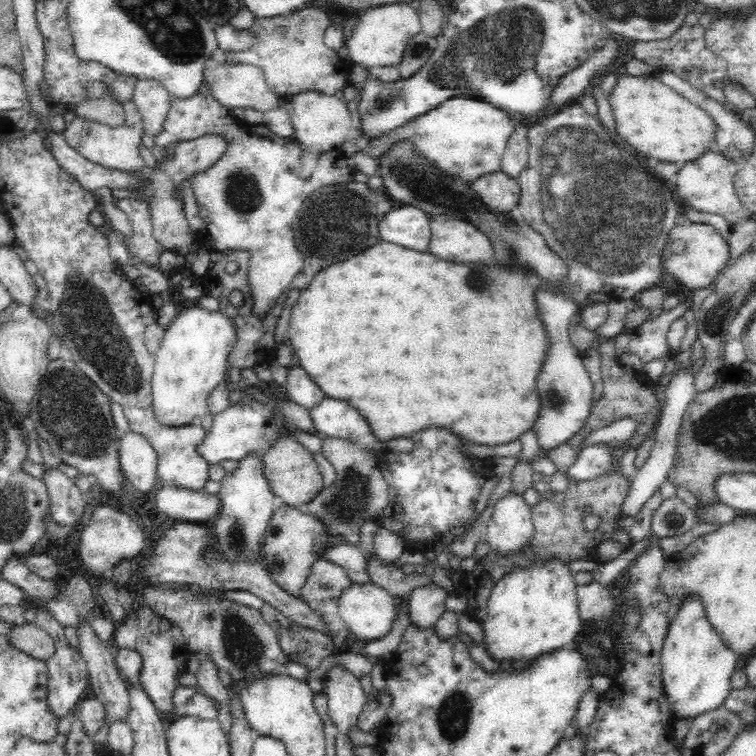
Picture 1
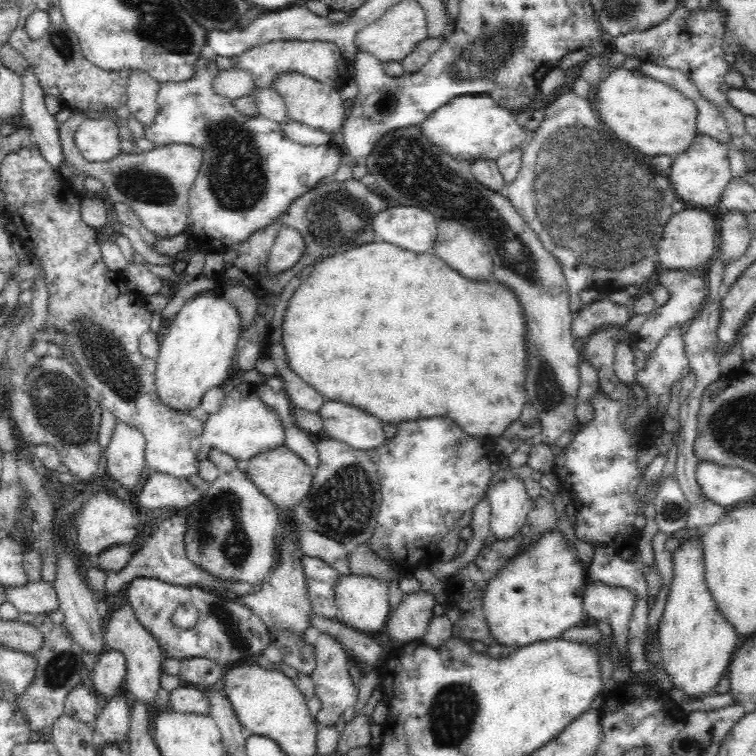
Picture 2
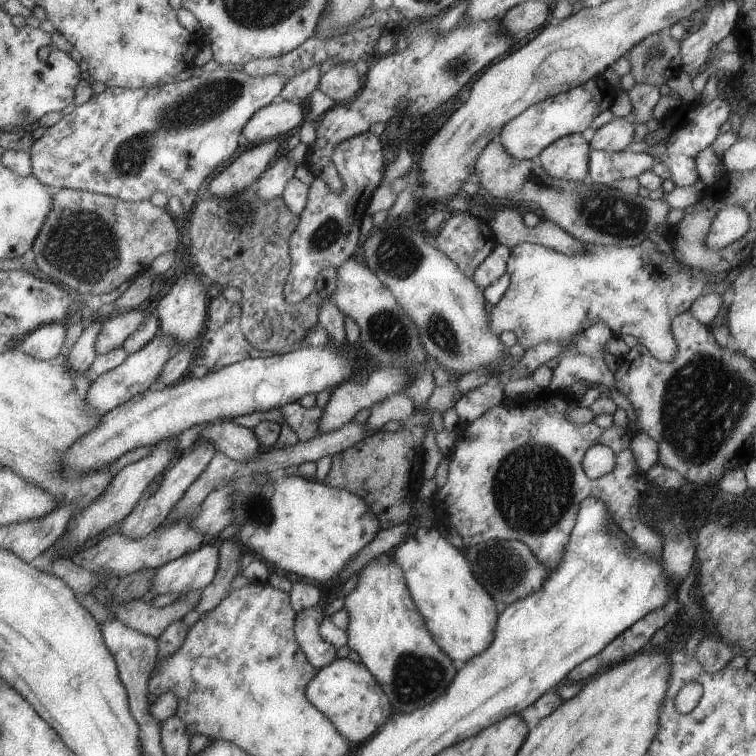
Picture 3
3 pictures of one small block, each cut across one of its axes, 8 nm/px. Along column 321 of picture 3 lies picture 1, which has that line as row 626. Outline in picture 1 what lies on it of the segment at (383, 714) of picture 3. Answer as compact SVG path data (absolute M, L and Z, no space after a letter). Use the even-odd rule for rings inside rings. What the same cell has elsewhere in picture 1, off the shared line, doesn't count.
M686 593L673 612L661 650L661 679L673 721L681 716L692 720L697 714L722 705L732 689L730 674L734 672L739 656L710 623L702 597L698 593Z

